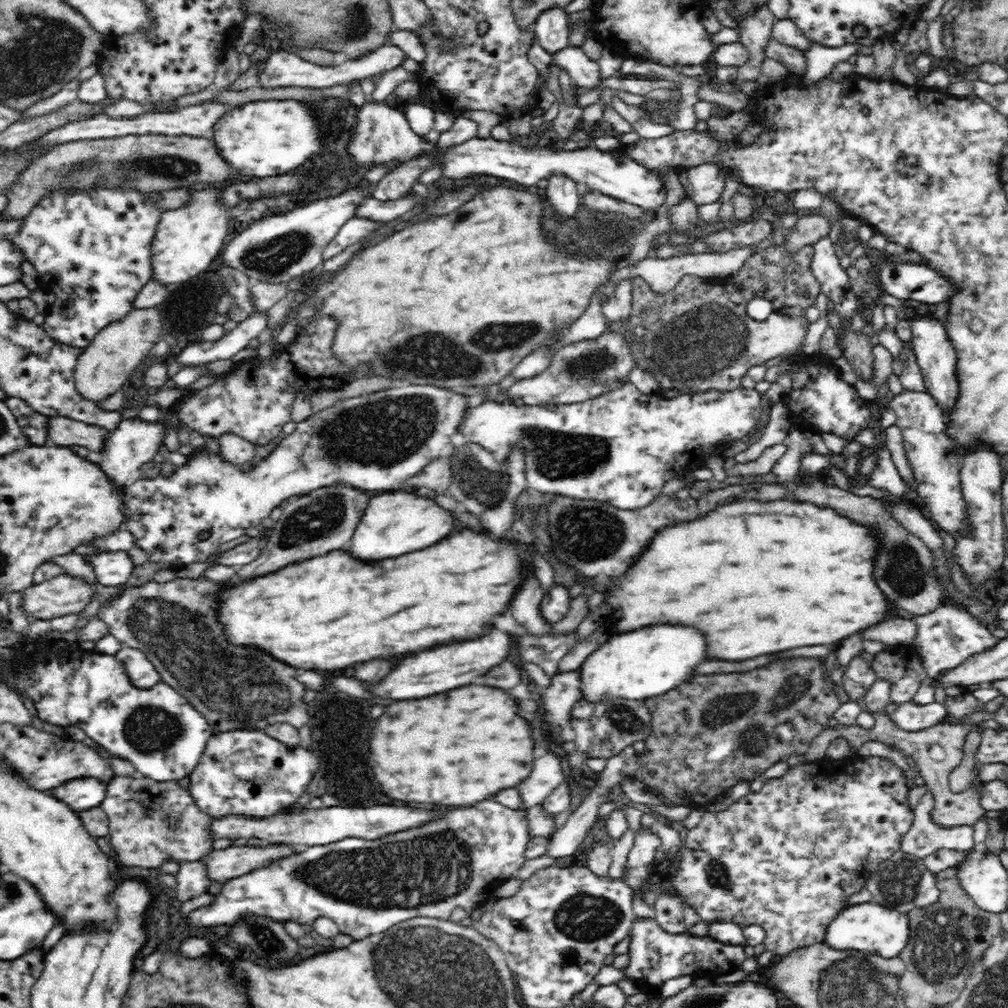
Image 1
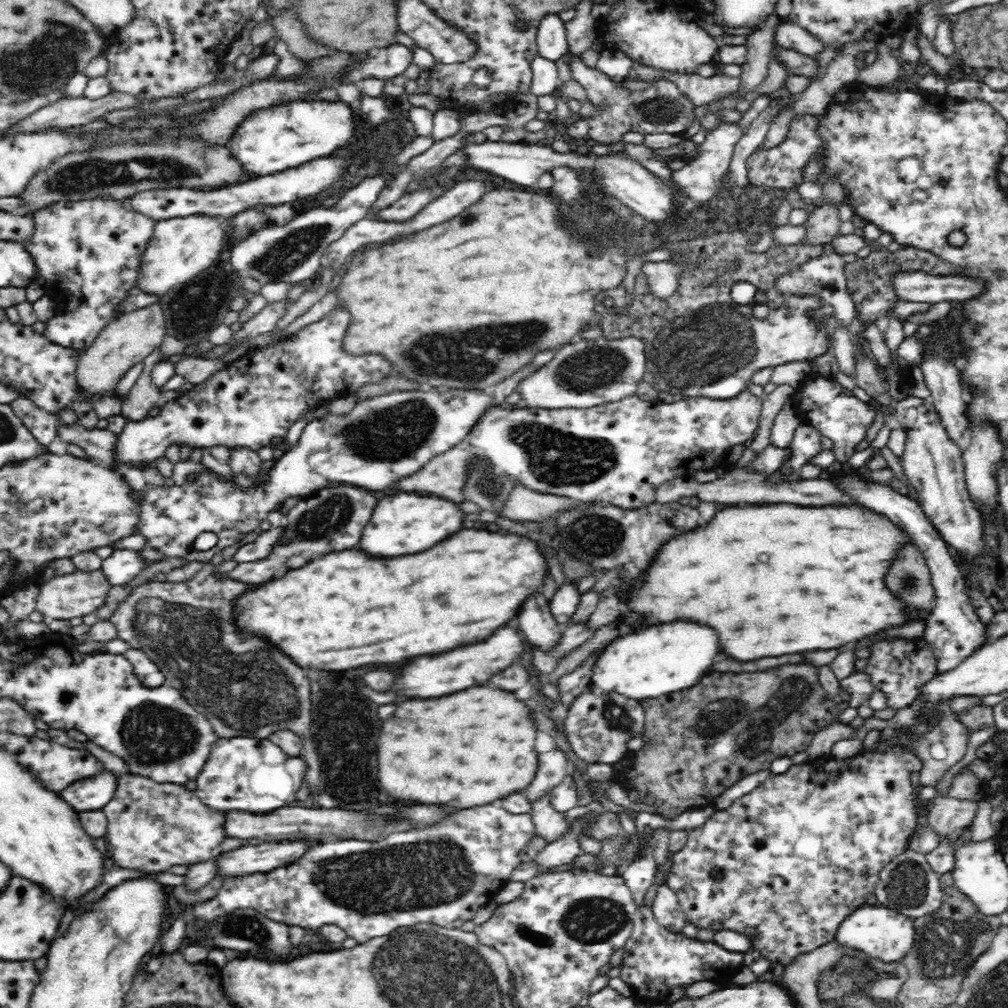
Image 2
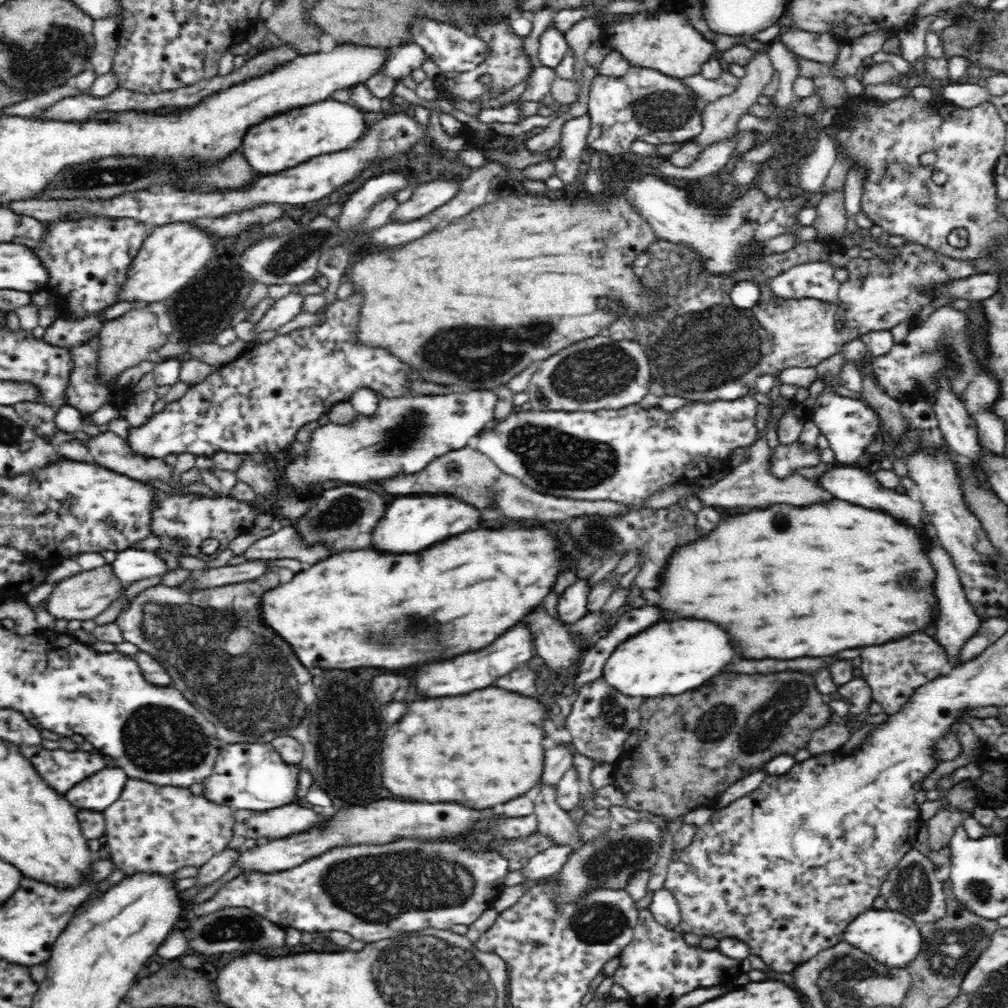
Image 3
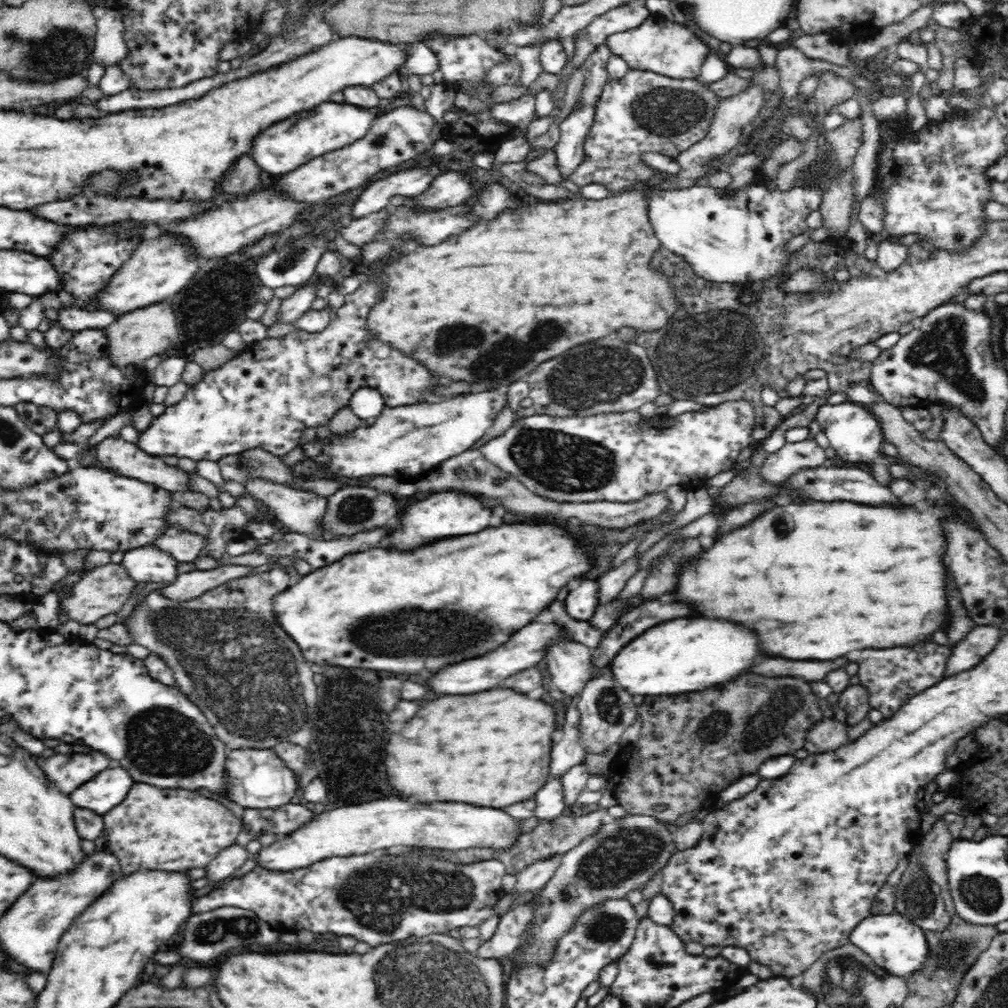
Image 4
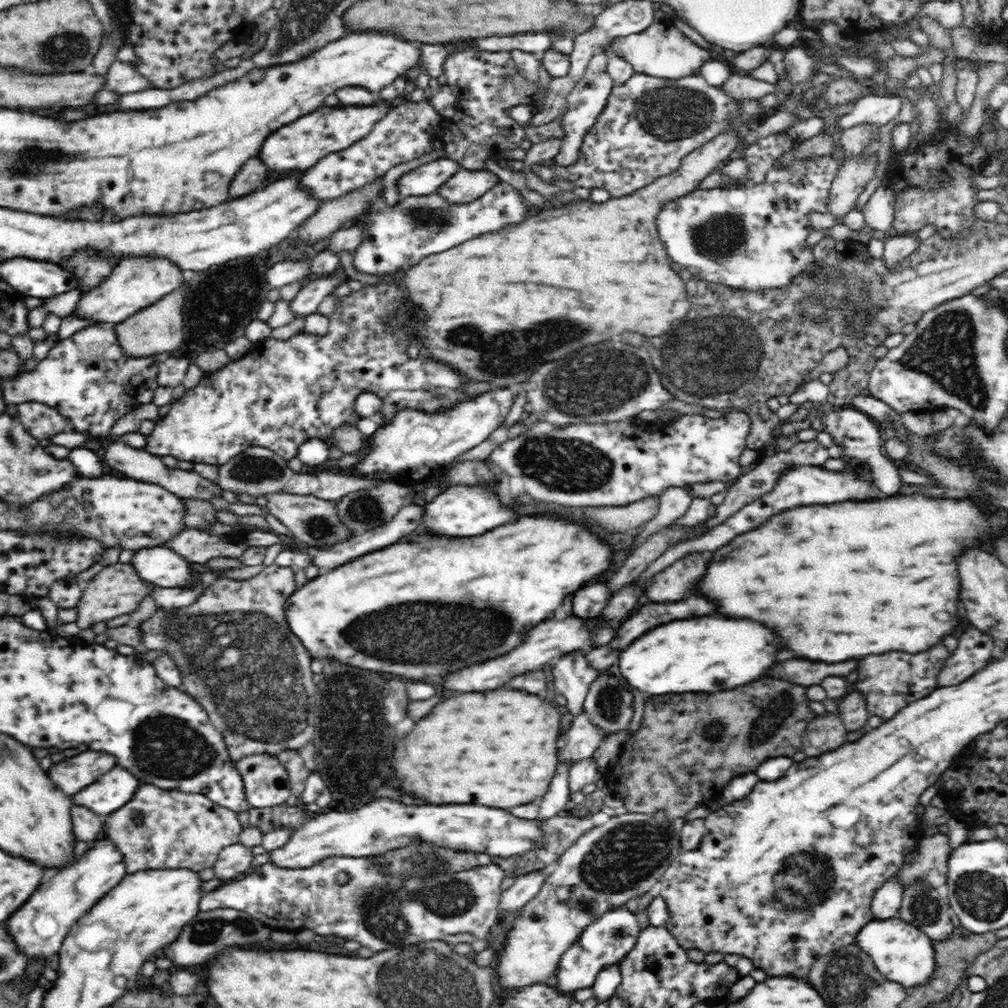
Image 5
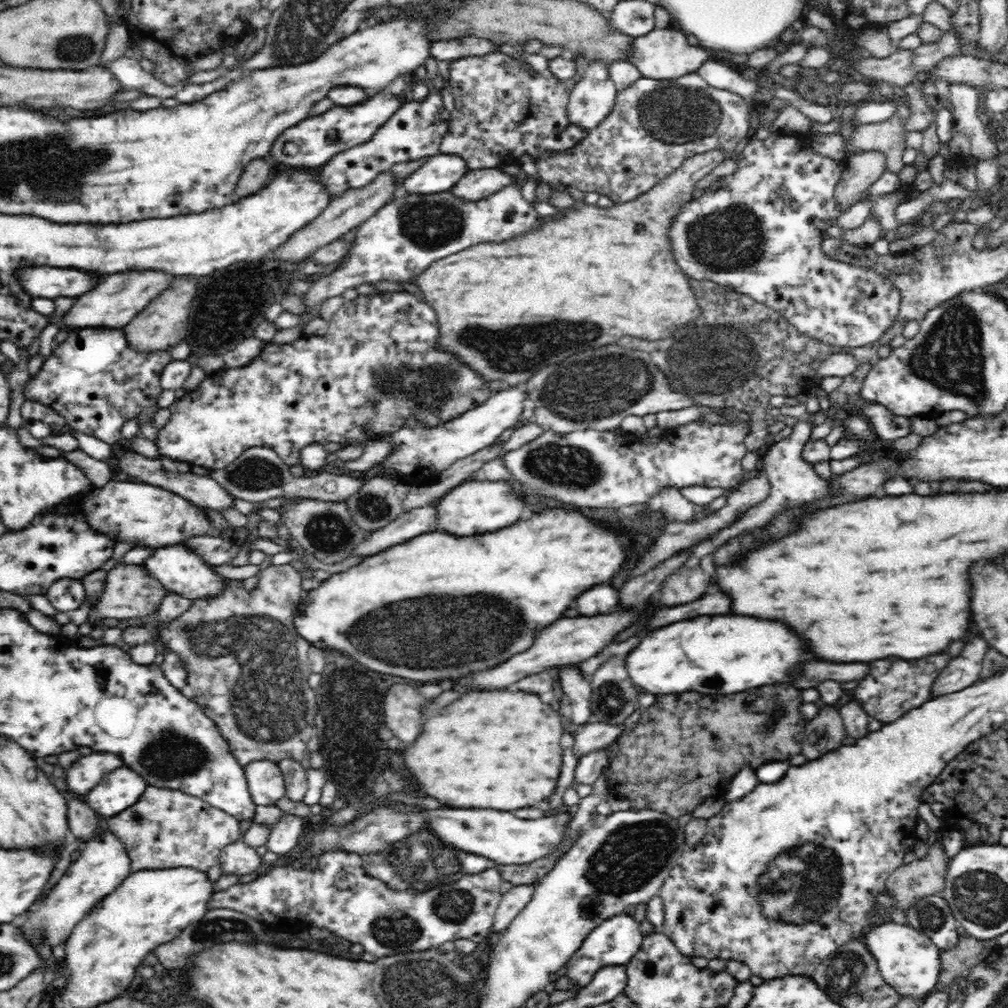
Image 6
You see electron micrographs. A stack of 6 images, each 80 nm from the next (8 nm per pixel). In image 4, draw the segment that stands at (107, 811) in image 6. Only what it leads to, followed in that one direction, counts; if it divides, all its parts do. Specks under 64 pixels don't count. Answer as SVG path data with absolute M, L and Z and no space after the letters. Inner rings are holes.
M108 768L100 772L94 780L74 790L70 798L76 806L104 816L125 799L122 796L127 795L126 788L129 791L130 784L134 784L134 780L130 780L130 774L124 768Z

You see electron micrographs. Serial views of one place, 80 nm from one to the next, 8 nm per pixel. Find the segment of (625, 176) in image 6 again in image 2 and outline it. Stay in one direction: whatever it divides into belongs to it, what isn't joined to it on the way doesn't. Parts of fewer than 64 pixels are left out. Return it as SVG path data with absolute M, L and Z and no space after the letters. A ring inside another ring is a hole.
M575 58L572 62L572 77L587 93L588 102L595 108L595 116L587 118L589 123L589 142L601 148L608 148L610 151L622 150L624 145L623 136L628 132L640 135L656 135L668 133L668 135L678 135L691 128L696 118L695 104L682 95L682 92L670 82L666 77L658 79L642 79L642 77L630 77L625 80L644 81L650 84L645 90L631 91L623 87L623 83L618 83L610 79L606 74L597 69L590 70L584 66L581 58Z

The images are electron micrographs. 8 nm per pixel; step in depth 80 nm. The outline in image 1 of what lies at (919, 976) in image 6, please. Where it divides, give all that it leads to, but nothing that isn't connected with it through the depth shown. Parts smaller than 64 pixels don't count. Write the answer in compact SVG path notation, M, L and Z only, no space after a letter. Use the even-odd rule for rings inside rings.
M875 902L849 906L829 925L824 933L828 946L836 950L854 949L881 957L898 957L910 940L909 916Z

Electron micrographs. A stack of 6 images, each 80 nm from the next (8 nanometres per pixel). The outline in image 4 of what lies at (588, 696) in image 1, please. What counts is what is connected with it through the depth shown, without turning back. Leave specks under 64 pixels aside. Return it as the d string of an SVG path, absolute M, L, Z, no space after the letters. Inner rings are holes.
M678 618L658 624L634 638L618 651L610 666L614 674L612 678L623 690L632 695L656 698L660 694L680 694L696 692L698 688L710 688L710 684L718 684L718 680L734 680L734 676L746 674L762 658L764 656L758 656L758 648L754 648L754 636L750 636L746 628L738 628L738 624L706 618Z

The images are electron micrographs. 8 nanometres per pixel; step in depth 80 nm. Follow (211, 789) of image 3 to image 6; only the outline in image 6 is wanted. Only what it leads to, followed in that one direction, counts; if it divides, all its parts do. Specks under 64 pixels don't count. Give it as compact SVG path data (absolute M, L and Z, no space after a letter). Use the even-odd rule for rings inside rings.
M258 760L252 761L250 764L244 766L245 775L247 778L247 787L249 788L251 799L256 805L270 806L274 805L276 800L284 798L286 792L286 785L284 782L284 775L281 768L274 761Z

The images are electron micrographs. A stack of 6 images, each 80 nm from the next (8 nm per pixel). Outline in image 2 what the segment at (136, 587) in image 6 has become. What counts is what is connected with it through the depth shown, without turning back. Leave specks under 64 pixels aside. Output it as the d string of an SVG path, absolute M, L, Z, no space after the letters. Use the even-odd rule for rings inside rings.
M104 570L93 572L76 571L74 574L58 576L40 588L40 596L36 602L36 610L52 620L70 620L96 613L104 604L109 590L112 588Z

